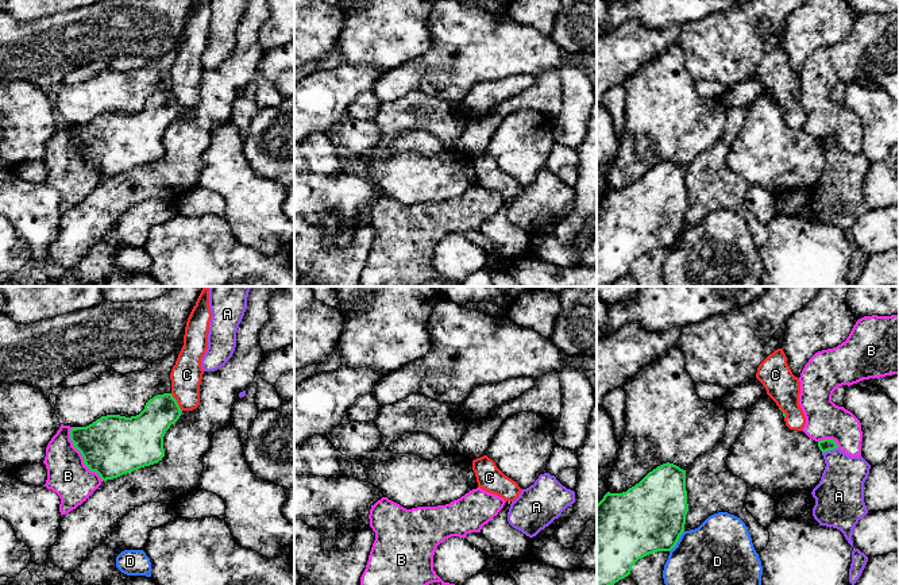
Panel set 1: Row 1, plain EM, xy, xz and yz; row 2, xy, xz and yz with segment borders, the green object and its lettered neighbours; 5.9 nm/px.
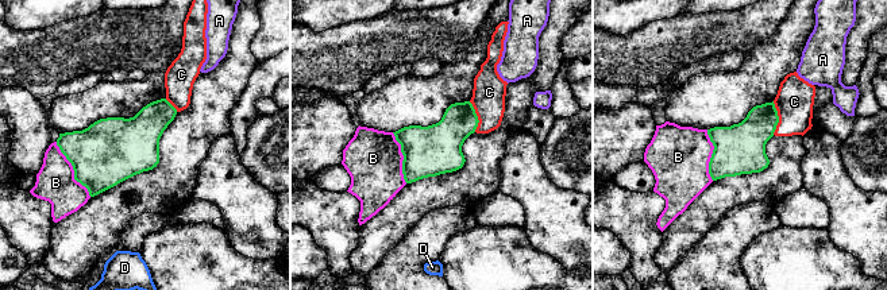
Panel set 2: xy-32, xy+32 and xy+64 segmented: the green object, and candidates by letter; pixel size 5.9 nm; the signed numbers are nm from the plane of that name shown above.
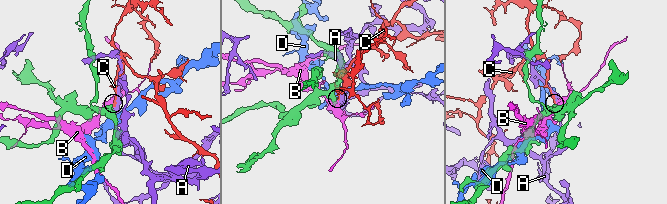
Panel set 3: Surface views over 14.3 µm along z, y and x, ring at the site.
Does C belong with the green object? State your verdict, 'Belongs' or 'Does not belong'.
Does not belong

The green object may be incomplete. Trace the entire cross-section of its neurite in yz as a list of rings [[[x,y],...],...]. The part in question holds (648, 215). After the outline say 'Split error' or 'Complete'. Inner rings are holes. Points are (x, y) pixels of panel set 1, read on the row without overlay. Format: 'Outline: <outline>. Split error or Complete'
Outline: [[[670,159],[626,189],[607,189],[597,201],[597,286],[607,286],[628,274],[638,257],[671,249],[684,228],[687,208],[686,168]]]. Complete

